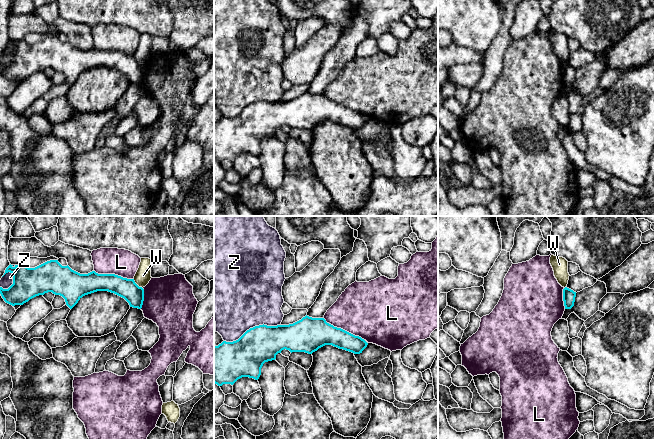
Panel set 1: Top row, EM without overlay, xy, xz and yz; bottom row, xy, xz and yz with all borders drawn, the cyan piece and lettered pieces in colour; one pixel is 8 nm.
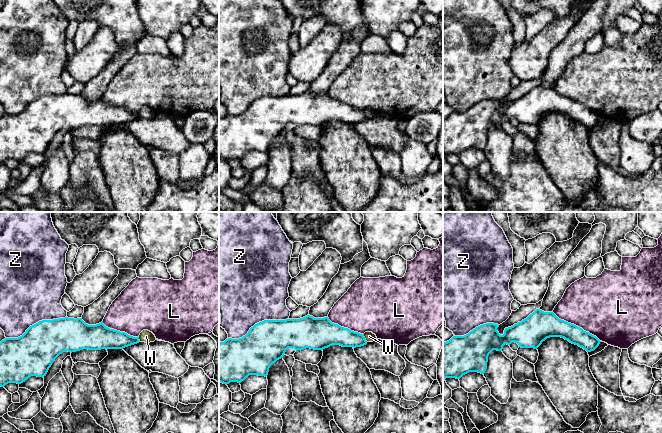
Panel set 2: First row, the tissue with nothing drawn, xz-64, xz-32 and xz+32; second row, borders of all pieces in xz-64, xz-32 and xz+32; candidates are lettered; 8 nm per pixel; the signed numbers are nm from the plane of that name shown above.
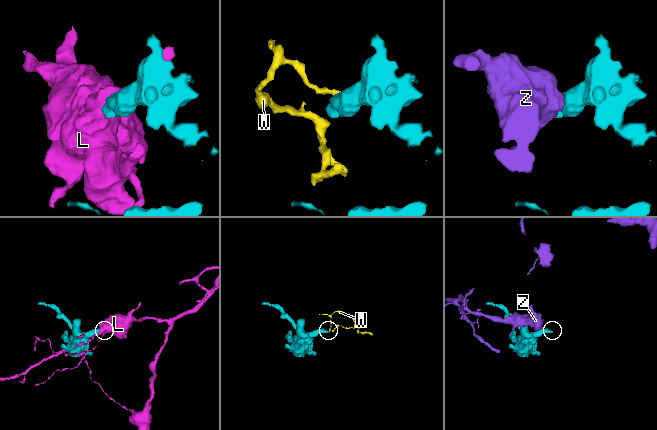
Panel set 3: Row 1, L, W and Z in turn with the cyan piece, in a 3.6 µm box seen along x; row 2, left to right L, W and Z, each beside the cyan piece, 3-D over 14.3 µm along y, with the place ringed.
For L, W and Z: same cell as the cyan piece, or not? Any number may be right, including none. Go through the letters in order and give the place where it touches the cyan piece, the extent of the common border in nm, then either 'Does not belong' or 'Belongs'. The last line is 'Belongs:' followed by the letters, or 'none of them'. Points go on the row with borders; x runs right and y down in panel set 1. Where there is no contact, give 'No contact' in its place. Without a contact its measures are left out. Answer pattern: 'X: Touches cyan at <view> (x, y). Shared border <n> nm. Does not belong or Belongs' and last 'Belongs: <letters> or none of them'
L: Touches cyan at xz (344, 330). Shared border 380 nm. Does not belong
W: Touches cyan at xy (136, 284). Shared border 110 nm. Does not belong
Z: Touches cyan at xz (251, 328). Shared border 460 nm. Does not belong
Belongs: none of them

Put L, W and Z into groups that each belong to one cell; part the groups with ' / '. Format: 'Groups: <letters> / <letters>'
Groups: L / W / Z

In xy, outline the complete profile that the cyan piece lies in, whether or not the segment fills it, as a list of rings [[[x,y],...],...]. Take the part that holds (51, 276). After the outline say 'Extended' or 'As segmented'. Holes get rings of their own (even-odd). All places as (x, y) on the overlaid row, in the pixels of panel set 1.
[[[58,260],[47,261],[35,268],[28,268],[24,264],[9,265],[5,273],[13,275],[13,284],[8,289],[0,287],[0,294],[4,301],[12,306],[23,305],[30,299],[52,292],[65,299],[66,305],[72,309],[85,295],[108,291],[124,298],[130,307],[141,309],[144,301],[144,289],[139,287],[134,279],[127,279],[115,274],[98,274],[92,271],[88,274],[80,274],[72,270],[68,265],[62,266]]]. As segmented

